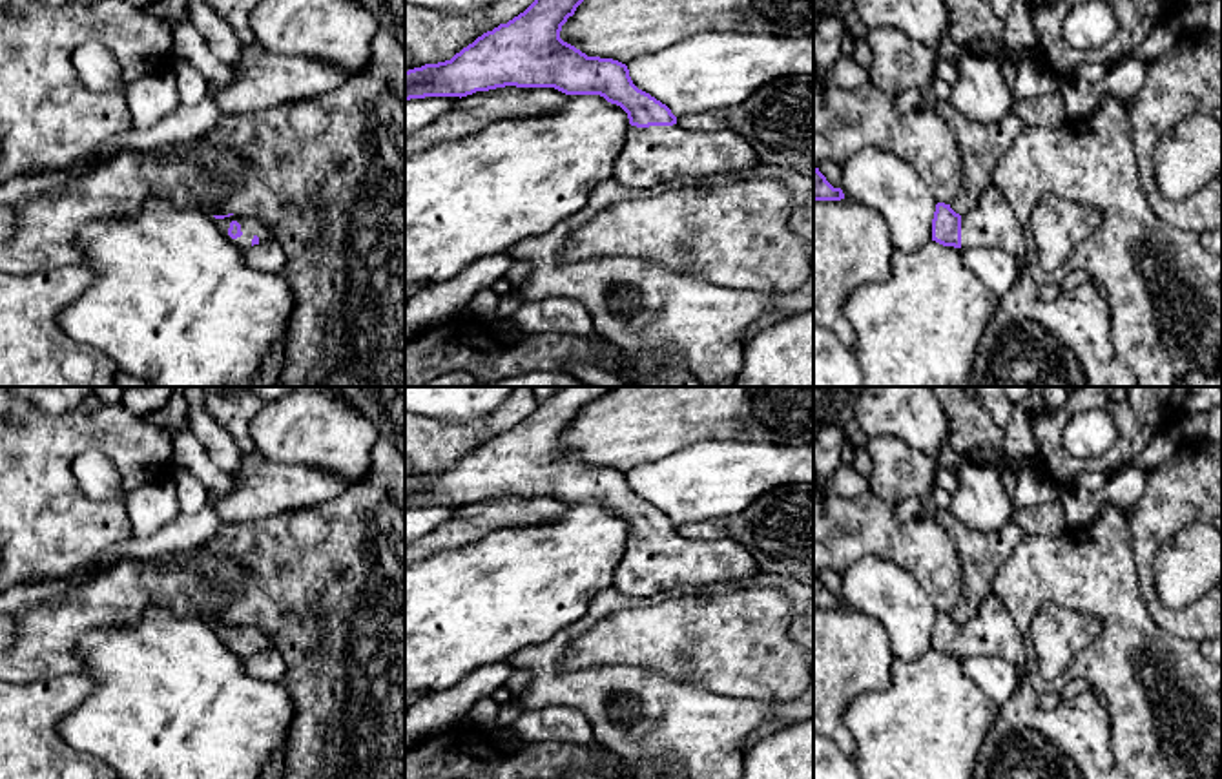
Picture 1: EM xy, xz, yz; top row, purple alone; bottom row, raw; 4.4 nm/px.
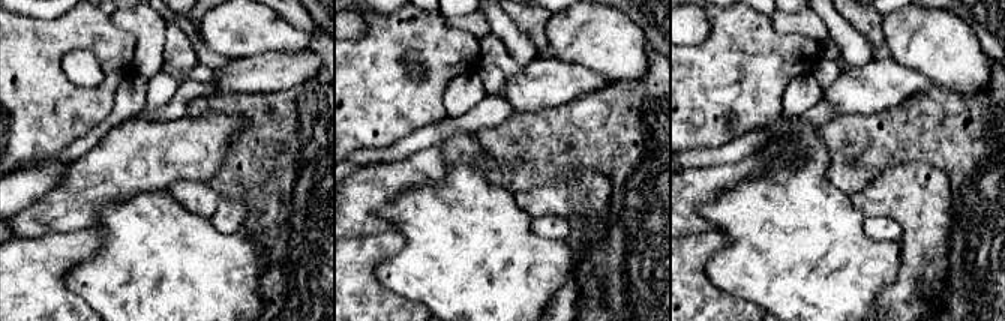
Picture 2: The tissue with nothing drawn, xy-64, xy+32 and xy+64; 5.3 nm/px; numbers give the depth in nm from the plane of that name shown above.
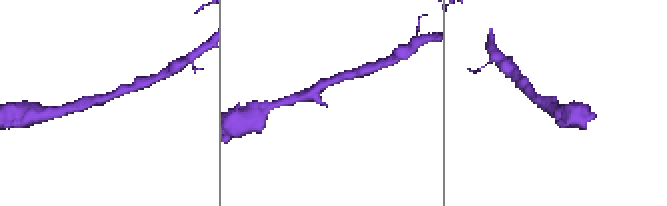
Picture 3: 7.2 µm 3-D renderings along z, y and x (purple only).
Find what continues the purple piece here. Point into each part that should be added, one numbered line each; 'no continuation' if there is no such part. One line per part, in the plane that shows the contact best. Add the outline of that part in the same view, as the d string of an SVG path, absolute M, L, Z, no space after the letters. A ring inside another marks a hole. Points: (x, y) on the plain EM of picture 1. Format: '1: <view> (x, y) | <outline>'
1: xy (250, 633) | M233 622L224 628L215 628L219 639L239 657L250 657L252 648L257 644L259 651L277 648L272 635L255 624Z

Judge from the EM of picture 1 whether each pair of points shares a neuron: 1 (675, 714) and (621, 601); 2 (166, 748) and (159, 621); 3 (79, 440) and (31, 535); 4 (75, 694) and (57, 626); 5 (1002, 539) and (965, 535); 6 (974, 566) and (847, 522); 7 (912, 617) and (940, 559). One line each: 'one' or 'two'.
1: one
2: one
3: one
4: two
5: one
6: two
7: two

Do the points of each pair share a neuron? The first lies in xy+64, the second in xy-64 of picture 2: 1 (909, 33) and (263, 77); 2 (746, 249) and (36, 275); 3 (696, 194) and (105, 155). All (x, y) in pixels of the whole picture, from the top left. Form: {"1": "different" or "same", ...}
{"1": "different", "2": "different", "3": "same"}

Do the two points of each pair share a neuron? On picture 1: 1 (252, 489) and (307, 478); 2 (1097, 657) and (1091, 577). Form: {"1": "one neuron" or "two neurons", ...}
{"1": "one neuron", "2": "one neuron"}

